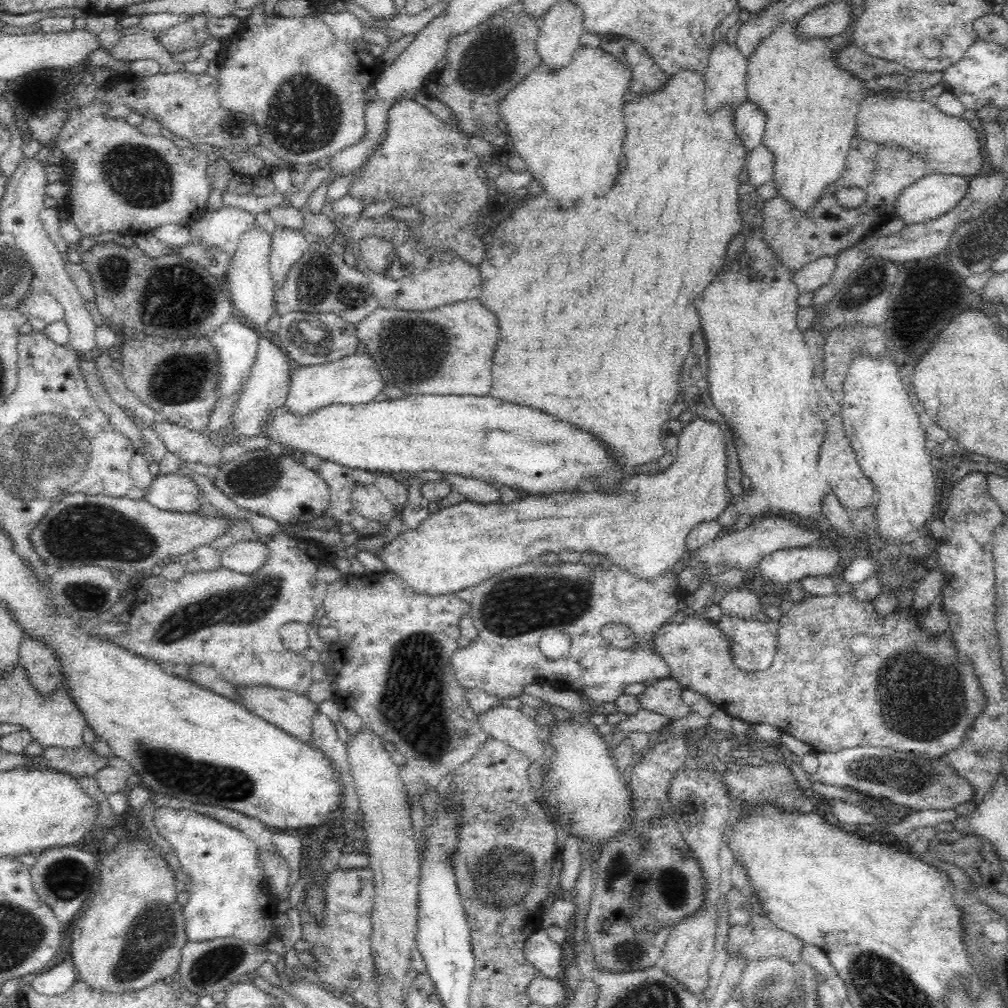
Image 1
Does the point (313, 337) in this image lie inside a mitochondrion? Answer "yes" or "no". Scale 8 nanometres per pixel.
yes

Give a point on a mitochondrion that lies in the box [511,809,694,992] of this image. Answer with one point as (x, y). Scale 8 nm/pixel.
(670, 883)

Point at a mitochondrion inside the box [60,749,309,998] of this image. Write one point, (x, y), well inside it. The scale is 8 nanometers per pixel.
(155, 932)

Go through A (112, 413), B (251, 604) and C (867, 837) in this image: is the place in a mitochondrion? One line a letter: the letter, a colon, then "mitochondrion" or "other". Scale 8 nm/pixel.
A: other
B: mitochondrion
C: other

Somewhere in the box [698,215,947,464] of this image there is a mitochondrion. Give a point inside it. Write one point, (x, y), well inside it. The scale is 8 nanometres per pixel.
(870, 282)

